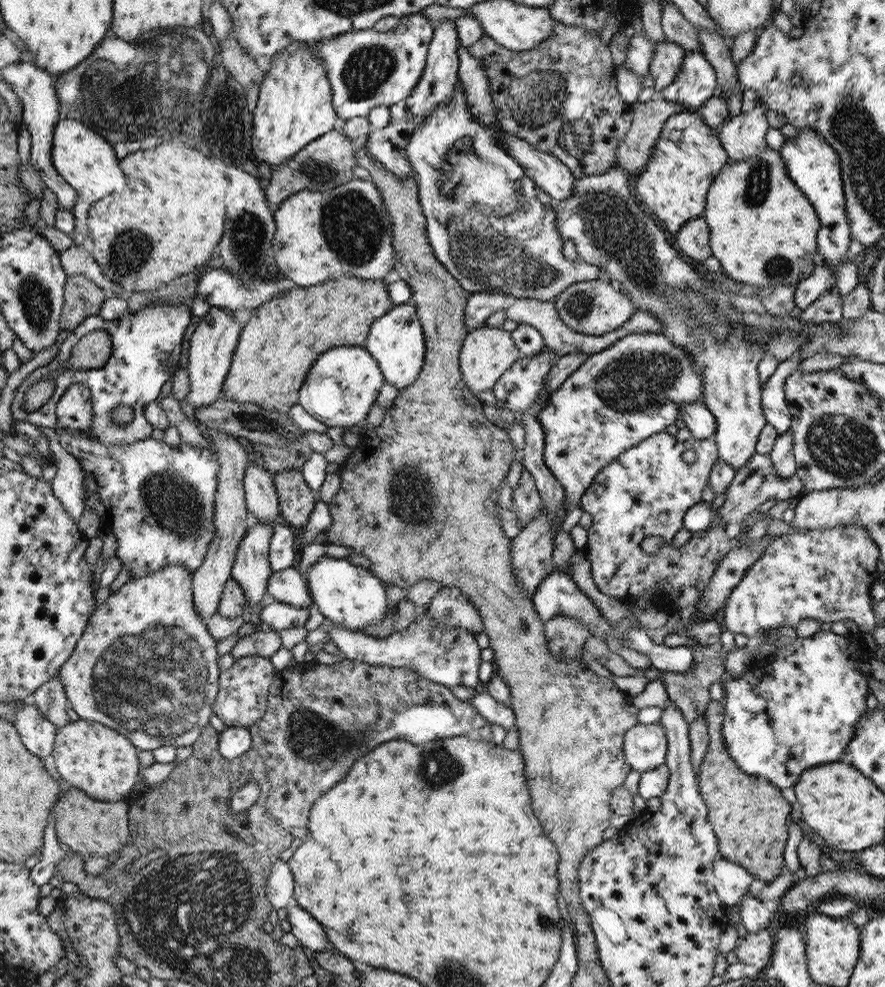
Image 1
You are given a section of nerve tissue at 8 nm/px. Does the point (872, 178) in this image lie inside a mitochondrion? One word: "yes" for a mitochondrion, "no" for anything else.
yes

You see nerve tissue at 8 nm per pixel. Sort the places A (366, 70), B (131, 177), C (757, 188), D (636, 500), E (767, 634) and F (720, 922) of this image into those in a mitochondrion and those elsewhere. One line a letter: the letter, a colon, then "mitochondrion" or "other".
A: mitochondrion
B: other
C: mitochondrion
D: other
E: other
F: other

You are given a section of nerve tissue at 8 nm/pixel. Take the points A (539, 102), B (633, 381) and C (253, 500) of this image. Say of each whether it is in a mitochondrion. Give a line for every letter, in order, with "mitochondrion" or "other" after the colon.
A: mitochondrion
B: mitochondrion
C: other

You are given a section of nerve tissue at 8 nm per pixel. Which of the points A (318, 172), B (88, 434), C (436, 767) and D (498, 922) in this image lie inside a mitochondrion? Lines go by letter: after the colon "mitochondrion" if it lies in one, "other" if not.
A: mitochondrion
B: other
C: mitochondrion
D: other

